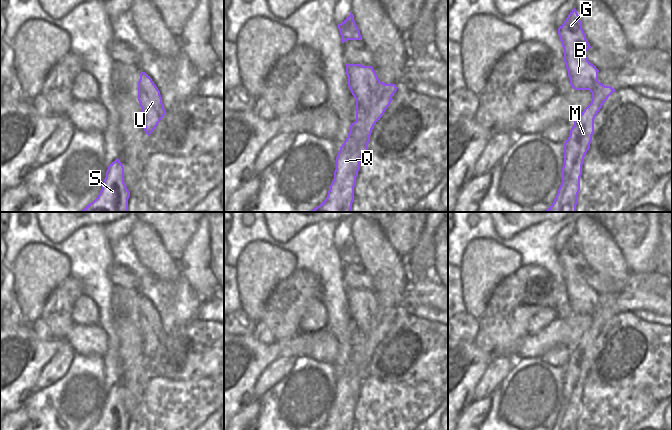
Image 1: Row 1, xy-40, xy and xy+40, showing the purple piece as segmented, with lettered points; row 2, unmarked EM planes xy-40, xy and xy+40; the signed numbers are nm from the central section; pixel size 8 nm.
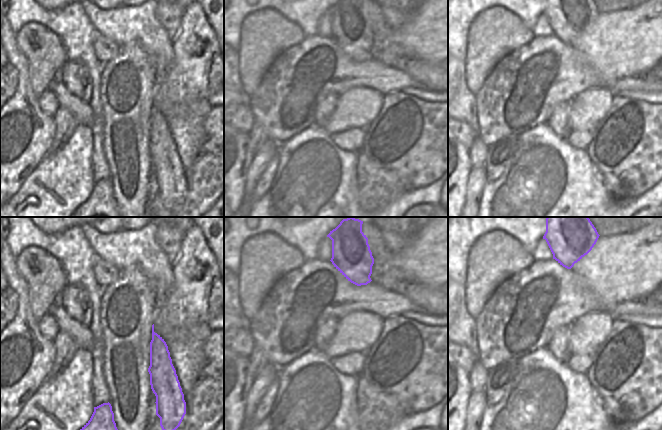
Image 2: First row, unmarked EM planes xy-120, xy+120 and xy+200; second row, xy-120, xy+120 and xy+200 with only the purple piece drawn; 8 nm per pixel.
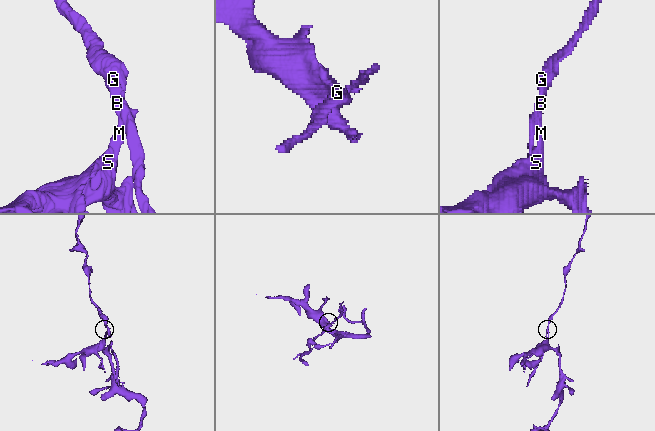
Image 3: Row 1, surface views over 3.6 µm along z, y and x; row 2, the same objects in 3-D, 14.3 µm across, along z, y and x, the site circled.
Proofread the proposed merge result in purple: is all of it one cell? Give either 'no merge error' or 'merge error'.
merge error

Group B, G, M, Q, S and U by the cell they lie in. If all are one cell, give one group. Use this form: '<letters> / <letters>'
B G U / M Q S

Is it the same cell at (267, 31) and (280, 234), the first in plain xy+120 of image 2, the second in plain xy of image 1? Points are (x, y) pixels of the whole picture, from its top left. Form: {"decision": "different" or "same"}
{"decision": "different"}

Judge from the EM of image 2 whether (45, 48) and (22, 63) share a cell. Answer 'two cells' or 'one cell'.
two cells

